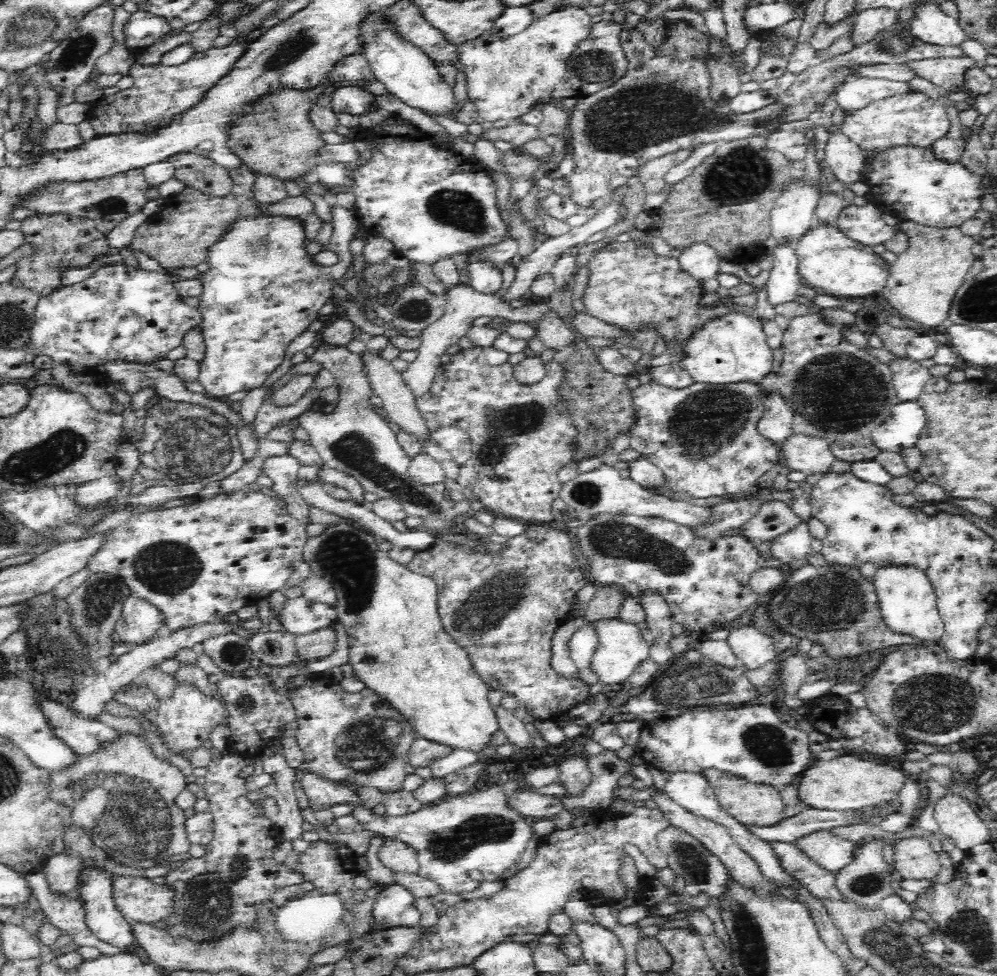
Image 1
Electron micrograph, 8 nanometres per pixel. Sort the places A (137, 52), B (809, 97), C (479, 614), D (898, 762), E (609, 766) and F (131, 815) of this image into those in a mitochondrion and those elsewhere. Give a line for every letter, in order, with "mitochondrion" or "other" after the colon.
A: other
B: mitochondrion
C: mitochondrion
D: other
E: mitochondrion
F: mitochondrion

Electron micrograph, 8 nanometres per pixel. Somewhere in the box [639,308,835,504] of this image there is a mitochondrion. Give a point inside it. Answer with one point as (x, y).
(693, 421)

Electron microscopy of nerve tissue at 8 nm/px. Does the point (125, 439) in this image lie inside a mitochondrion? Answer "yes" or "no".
no

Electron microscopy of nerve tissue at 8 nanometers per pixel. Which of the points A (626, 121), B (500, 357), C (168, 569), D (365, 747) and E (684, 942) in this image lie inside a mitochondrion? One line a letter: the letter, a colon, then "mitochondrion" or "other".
A: mitochondrion
B: other
C: mitochondrion
D: mitochondrion
E: other

